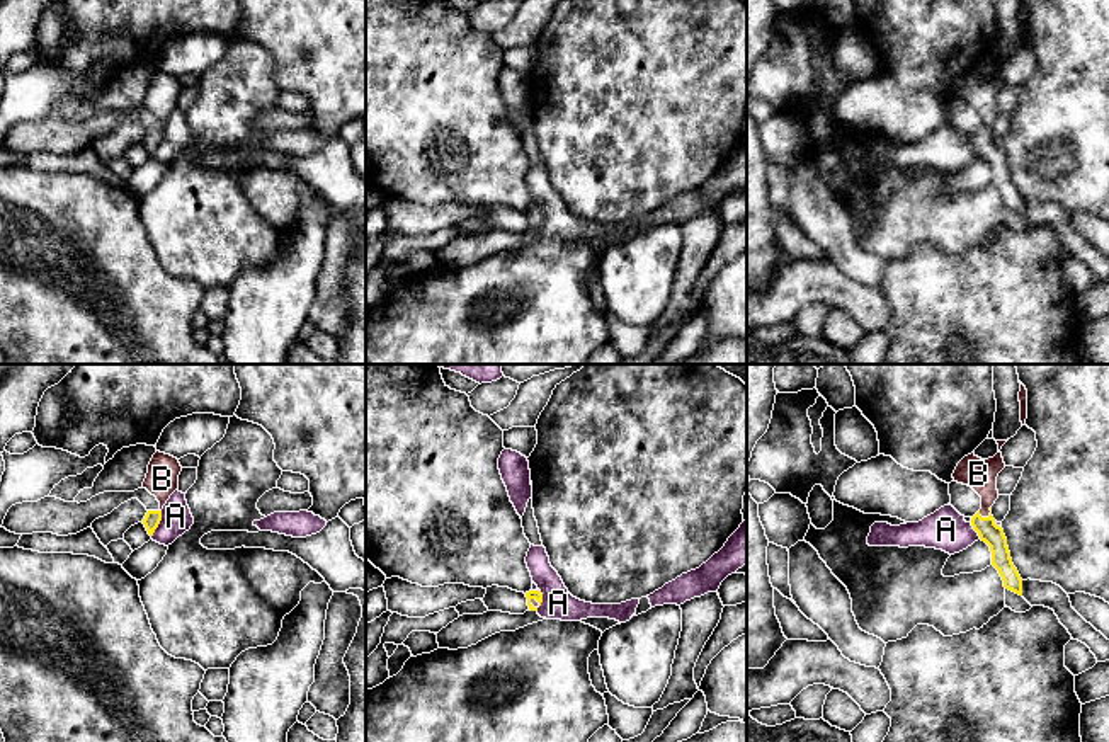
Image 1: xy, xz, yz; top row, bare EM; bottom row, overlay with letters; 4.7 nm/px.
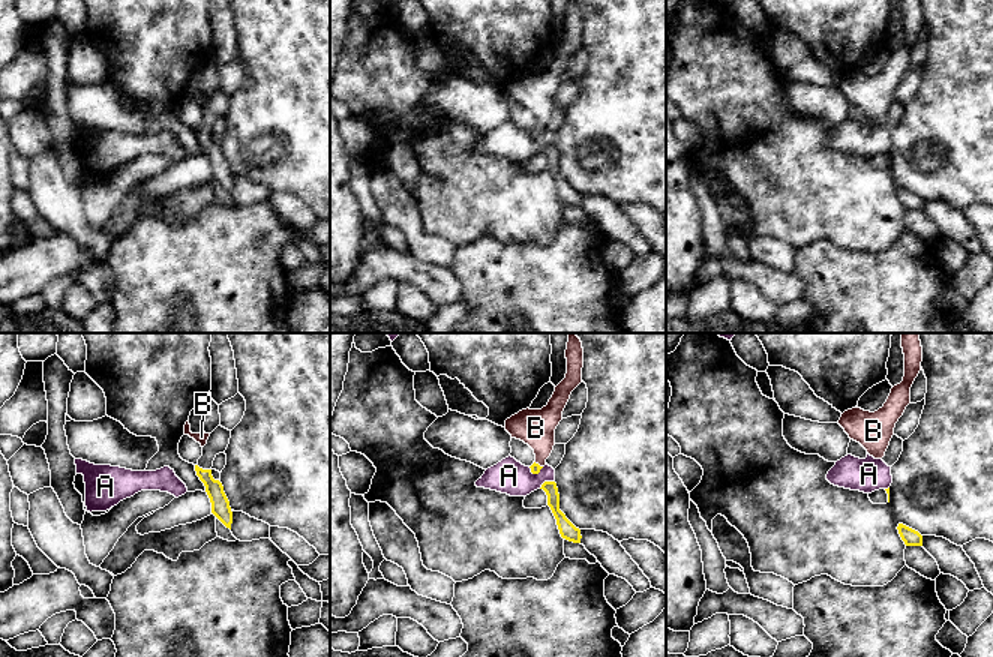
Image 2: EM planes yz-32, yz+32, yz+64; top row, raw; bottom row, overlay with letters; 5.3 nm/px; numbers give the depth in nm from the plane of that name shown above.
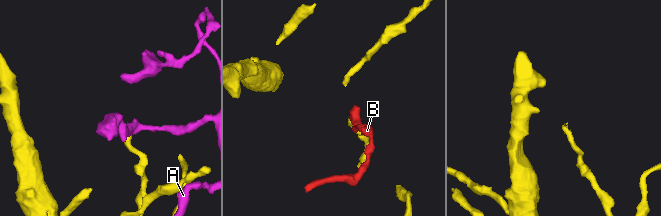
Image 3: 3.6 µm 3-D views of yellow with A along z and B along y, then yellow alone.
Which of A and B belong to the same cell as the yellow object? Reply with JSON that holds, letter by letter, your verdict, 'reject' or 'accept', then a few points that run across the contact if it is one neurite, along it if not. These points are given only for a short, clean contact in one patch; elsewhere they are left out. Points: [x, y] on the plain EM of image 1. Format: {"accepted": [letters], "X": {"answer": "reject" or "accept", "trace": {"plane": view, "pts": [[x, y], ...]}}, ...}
{"accepted": ["B"], "A": {"answer": "reject", "trace": {"plane": "xy", "pts": [[162, 130], [162, 138], [152, 155]]}}, "B": {"answer": "accept", "trace": {"plane": "yz", "pts": [[989, 150], [989, 135], [987, 108], [978, 92]]}}}

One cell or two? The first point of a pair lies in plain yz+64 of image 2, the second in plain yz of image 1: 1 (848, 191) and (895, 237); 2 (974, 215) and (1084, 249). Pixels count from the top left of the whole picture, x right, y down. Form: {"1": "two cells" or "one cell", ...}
{"1": "one cell", "2": "two cells"}

